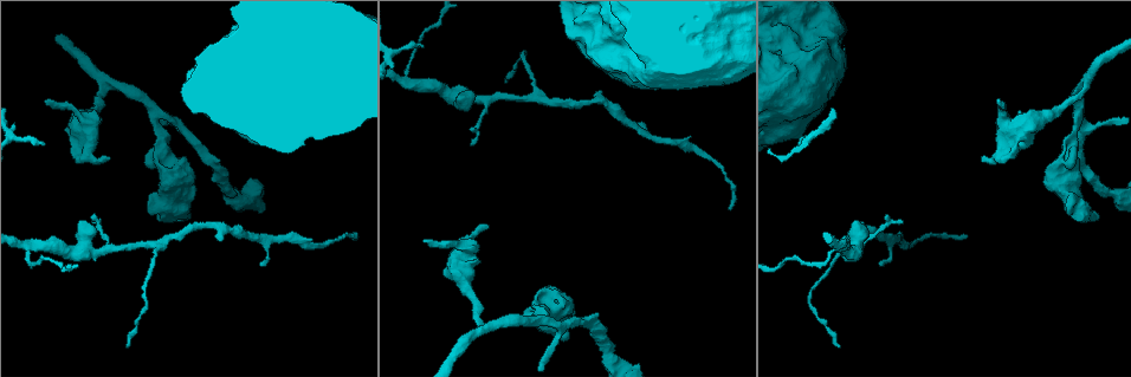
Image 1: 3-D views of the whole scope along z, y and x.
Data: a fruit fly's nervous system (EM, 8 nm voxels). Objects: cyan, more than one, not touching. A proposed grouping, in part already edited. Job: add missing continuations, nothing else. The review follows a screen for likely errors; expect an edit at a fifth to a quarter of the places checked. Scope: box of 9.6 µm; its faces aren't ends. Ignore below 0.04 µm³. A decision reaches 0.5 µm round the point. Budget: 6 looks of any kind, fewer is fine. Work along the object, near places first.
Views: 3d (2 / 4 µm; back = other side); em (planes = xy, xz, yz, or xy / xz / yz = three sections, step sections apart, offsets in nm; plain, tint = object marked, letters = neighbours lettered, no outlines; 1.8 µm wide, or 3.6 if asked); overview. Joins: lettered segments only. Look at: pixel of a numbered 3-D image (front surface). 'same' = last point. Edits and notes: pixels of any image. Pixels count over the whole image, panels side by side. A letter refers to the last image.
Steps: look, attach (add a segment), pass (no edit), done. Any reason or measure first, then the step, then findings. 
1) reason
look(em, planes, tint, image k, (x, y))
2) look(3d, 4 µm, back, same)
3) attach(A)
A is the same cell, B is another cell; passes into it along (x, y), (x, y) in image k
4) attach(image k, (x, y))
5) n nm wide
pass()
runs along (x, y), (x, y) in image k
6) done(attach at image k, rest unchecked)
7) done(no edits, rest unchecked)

branch point
look(em, 3.6 µm, xz, step 16, tint, image 1, (171, 167))

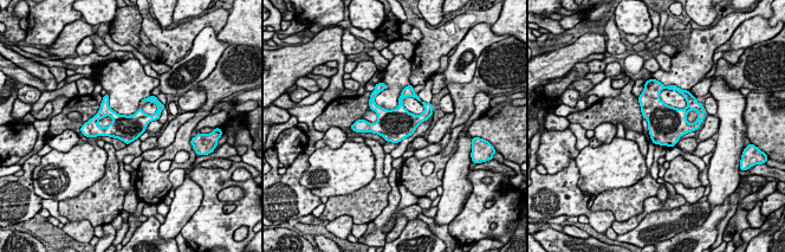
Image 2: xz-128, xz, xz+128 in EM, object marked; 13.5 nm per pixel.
look(em, 3.6 µm, yz, step 8, letters, same)

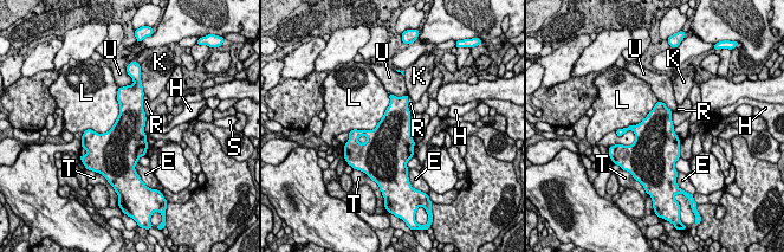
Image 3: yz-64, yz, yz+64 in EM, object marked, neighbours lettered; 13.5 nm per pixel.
pass()
E, H, K, L, R, S, T and U are other cells; border along (118, 88), (115, 123), (88, 129) in image 3; no lettered segment goes on from it

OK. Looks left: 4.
look(3d, 2 µm, image 1, (984, 160))

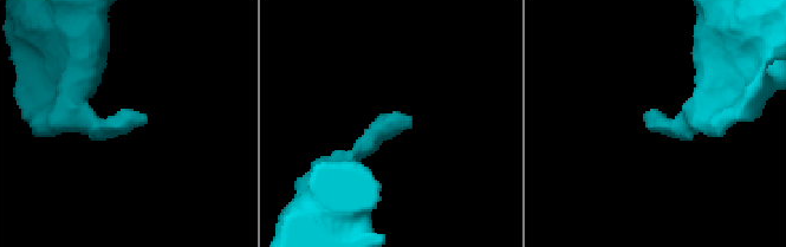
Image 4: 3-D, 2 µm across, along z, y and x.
need the tissue
look(em, planes, tint, image 4, (412, 118))

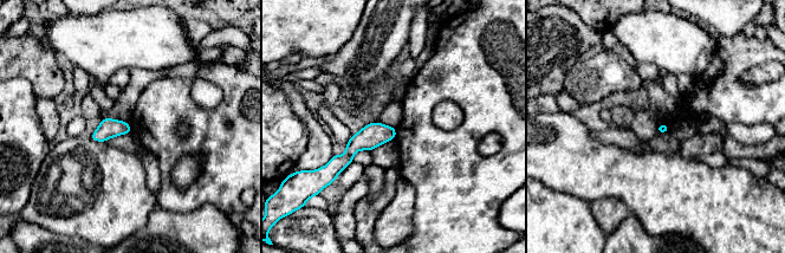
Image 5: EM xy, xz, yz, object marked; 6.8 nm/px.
see the neighbours
look(em, planes, letters, same)

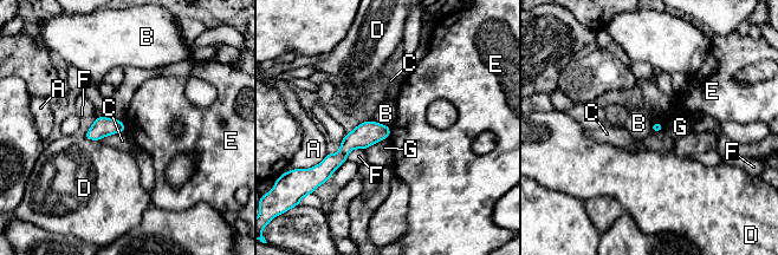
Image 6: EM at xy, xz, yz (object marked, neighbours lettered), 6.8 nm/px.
pass()
A, B, C, D, E, F and G are other cells; border along (390, 126), (390, 135), (388, 137) in image 6; none of them fits

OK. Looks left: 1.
free end
look(em, planes, letters, image 1, (128, 345))

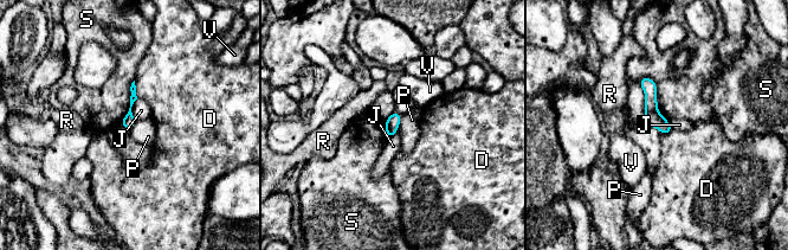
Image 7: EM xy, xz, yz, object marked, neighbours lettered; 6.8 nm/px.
80 nm wide
pass()
D, J, P, R, S and V are other cells; runs along (644, 81), (651, 113), (664, 130) in image 7; none of them fits

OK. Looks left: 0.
done(no edits, rest unchecked)

